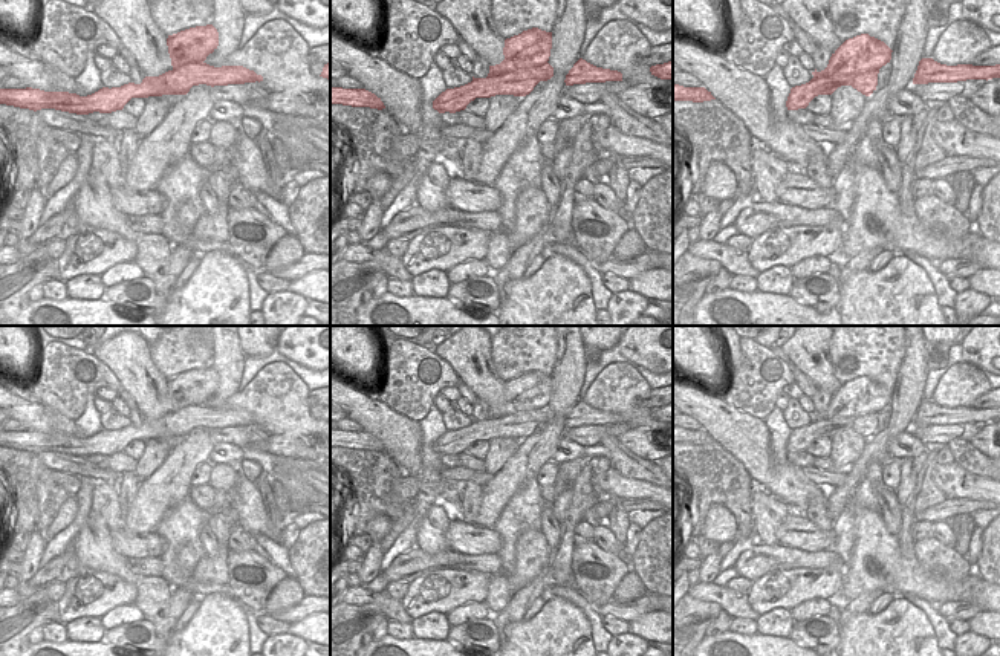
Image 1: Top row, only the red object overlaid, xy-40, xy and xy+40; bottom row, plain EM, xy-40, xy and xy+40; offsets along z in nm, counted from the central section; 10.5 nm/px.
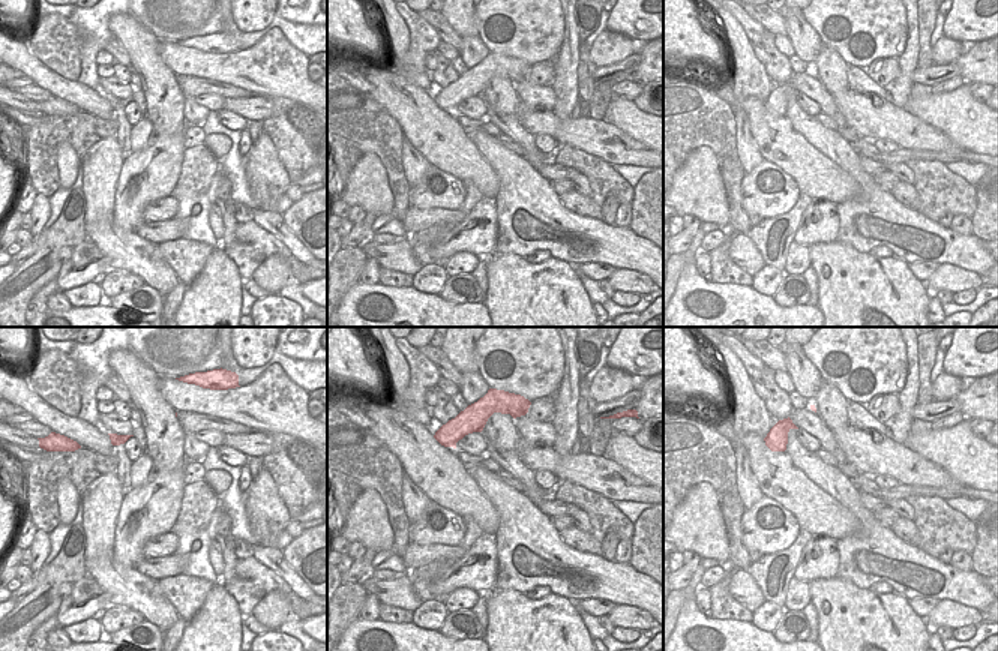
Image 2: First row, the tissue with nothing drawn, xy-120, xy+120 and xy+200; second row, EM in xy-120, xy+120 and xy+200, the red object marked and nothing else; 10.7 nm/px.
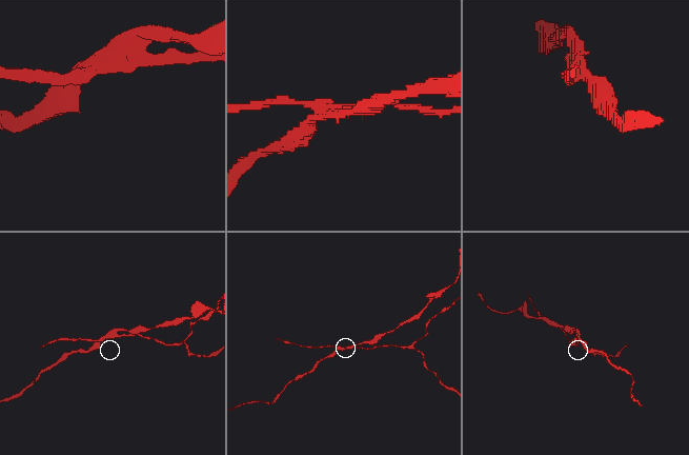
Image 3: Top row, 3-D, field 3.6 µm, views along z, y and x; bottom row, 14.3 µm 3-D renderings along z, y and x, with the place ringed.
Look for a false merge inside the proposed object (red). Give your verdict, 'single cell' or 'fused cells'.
fused cells

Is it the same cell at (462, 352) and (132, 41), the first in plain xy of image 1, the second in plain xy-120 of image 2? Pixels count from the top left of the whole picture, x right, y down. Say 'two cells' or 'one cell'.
one cell

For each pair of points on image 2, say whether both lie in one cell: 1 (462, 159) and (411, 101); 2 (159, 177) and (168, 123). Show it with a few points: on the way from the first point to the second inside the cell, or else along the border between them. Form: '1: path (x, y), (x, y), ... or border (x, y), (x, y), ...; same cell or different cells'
1: path (447, 144), (422, 116); same cell
2: border (183, 128), (156, 138); different cells

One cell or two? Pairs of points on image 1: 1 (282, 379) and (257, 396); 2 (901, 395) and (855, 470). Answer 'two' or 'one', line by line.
1: one
2: one

